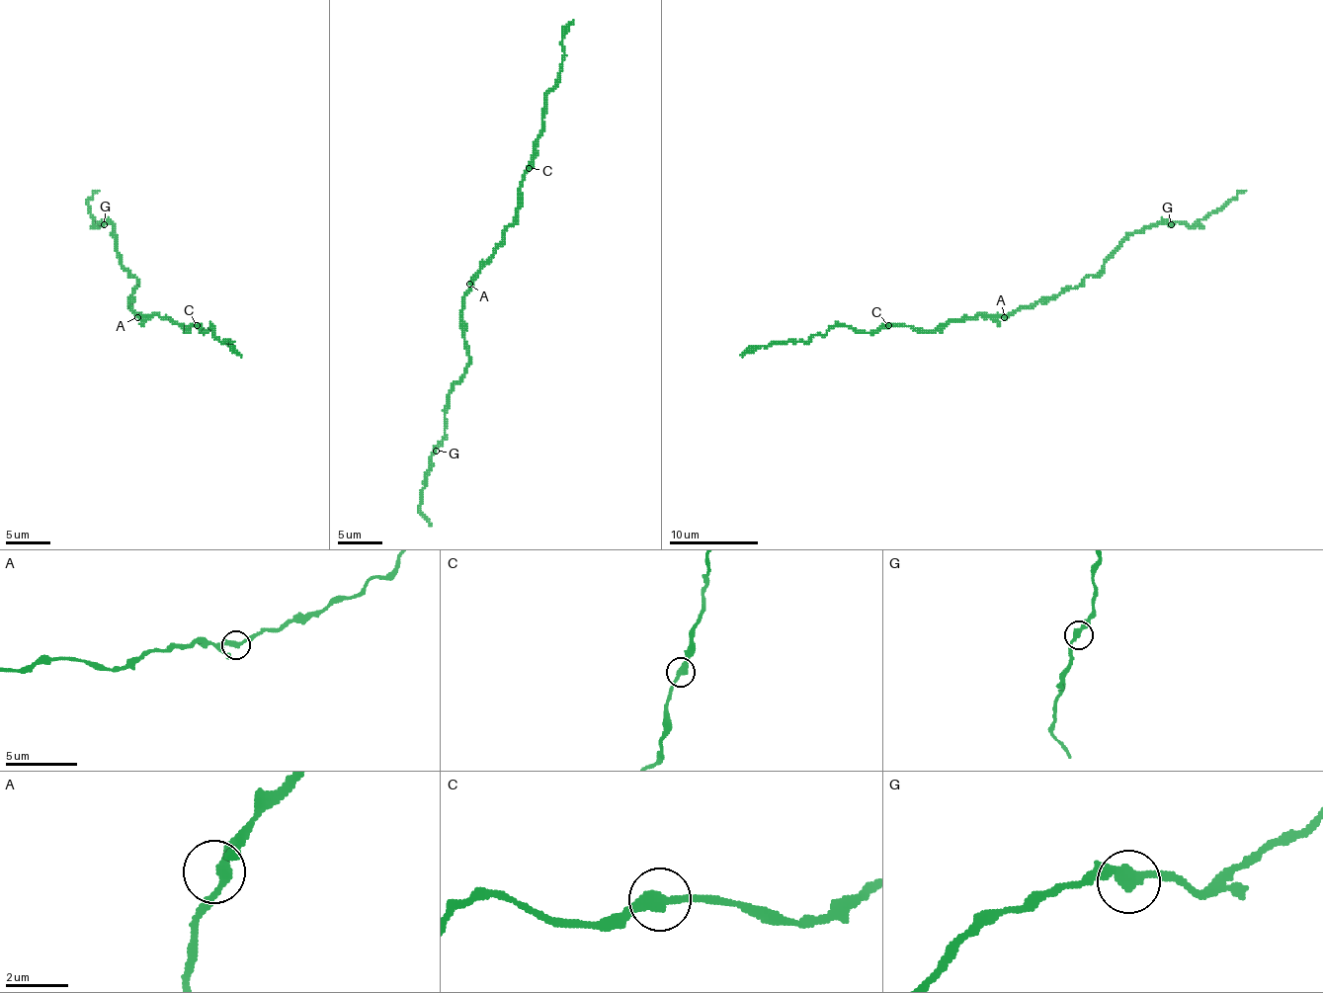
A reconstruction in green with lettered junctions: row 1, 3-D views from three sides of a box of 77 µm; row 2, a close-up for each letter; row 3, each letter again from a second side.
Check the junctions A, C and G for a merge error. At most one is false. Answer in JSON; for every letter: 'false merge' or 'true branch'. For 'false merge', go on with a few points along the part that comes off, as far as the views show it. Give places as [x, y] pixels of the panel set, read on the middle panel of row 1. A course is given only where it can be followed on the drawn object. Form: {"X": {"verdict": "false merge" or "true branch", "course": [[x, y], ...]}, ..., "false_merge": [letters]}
{"A": {"verdict": "true branch"}, "C": {"verdict": "false merge", "course": [[529, 168], [536, 150], [536, 139], [542, 128], [546, 93], [555, 84], [564, 53], [562, 31], [573, 20]]}, "G": {"verdict": "true branch"}, "false_merge": ["C"]}

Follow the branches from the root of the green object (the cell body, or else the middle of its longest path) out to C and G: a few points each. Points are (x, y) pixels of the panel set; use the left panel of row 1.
C: (141, 315), (168, 317), (186, 330), (188, 326), (197, 326)
G: (141, 315), (130, 306), (137, 280), (122, 264), (113, 226), (108, 221), (104, 224)

